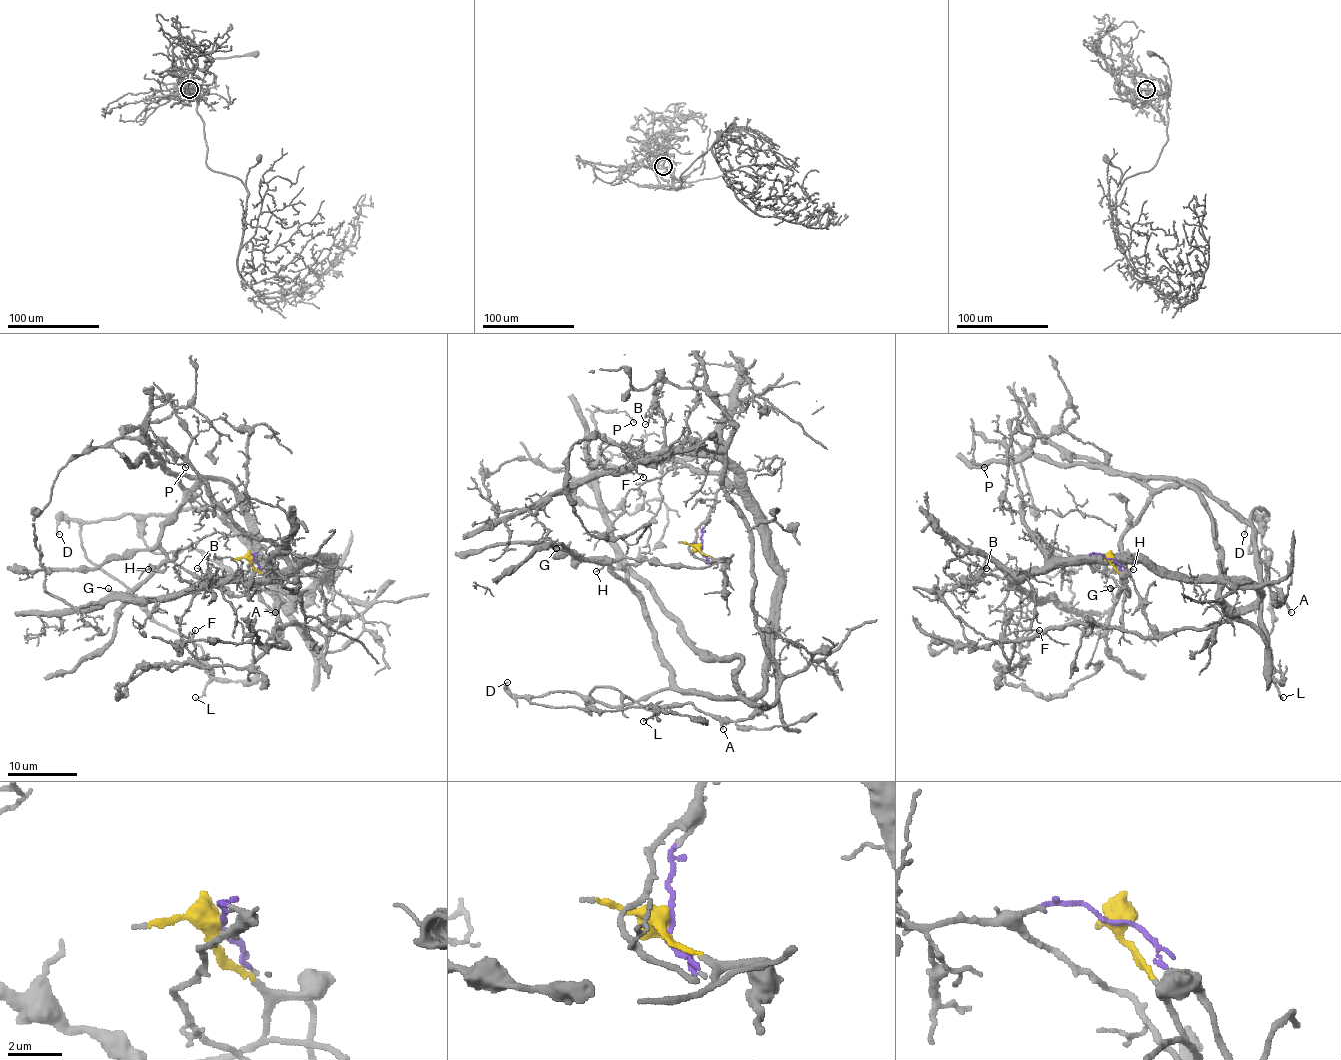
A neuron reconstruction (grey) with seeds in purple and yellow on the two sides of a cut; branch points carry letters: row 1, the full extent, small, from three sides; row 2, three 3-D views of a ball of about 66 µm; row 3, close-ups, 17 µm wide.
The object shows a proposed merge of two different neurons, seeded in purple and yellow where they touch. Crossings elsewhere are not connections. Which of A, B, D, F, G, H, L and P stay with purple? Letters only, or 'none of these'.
B, F, P

